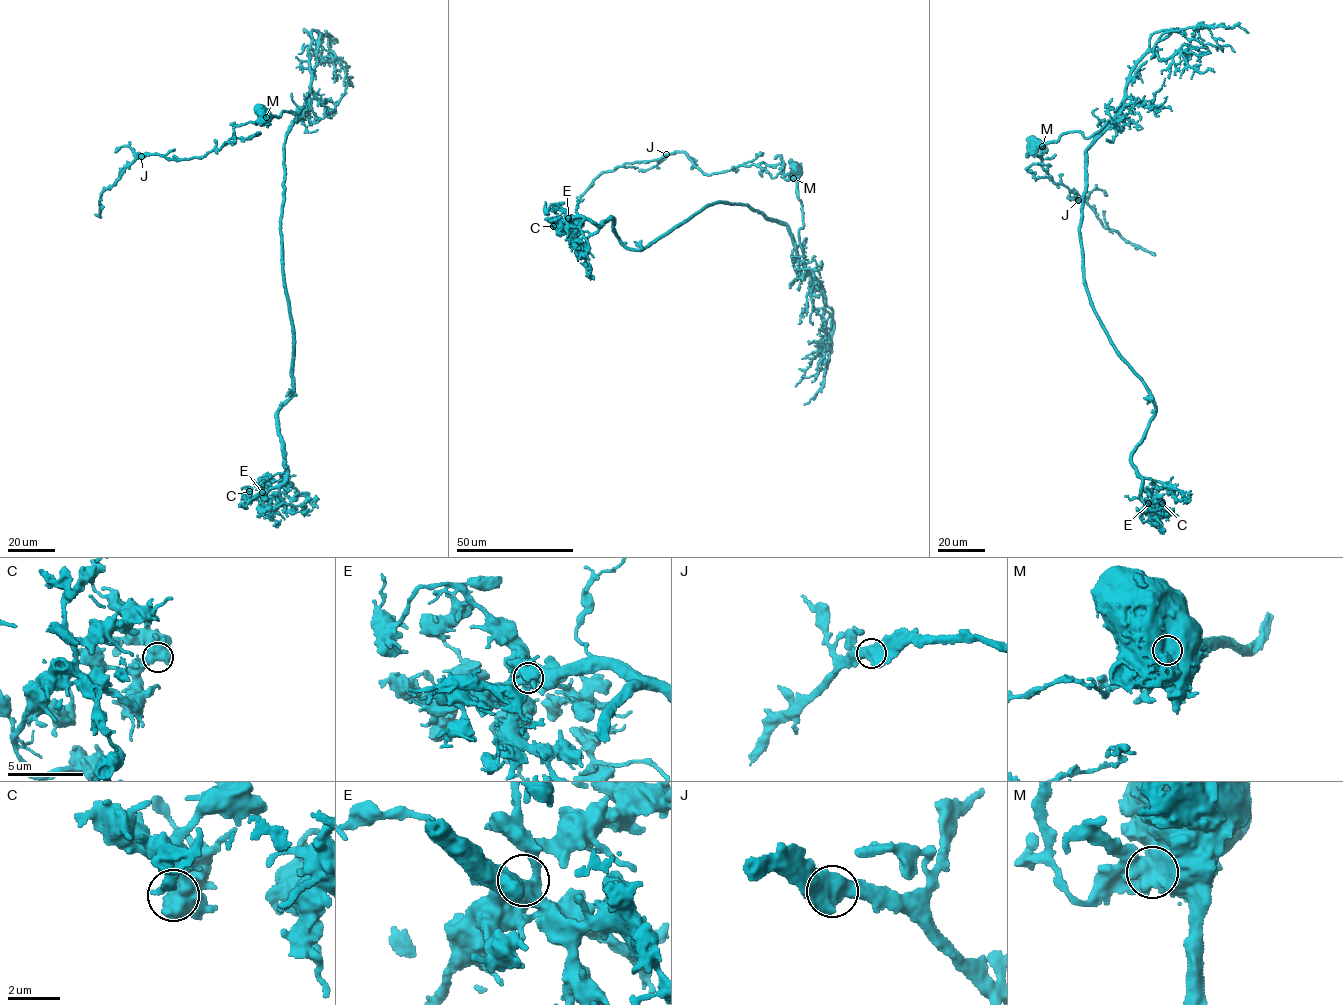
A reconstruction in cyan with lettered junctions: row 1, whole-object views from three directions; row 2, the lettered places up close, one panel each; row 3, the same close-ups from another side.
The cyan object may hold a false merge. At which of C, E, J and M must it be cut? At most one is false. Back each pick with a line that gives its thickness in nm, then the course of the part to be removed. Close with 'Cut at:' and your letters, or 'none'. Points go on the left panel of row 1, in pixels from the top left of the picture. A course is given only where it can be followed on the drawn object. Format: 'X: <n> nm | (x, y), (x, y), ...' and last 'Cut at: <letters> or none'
M: 750 nm | (266, 117), (236, 126), (220, 149), (204, 156), (137, 156), (105, 188), (95, 214)
Cut at: M

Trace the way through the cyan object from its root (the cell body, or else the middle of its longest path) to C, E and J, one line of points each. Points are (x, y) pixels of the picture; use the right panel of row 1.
C: (1033, 142), (1089, 138), (1115, 119), (1086, 151), (1083, 280), (1152, 399), (1131, 465), (1140, 497), (1162, 503)
E: (1033, 142), (1089, 138), (1115, 119), (1086, 151), (1083, 280), (1155, 408), (1131, 458), (1148, 503)
J: (1033, 142), (1047, 149), (1034, 155), (1042, 158), (1043, 169), (1055, 183), (1077, 193), (1069, 200), (1078, 200)

